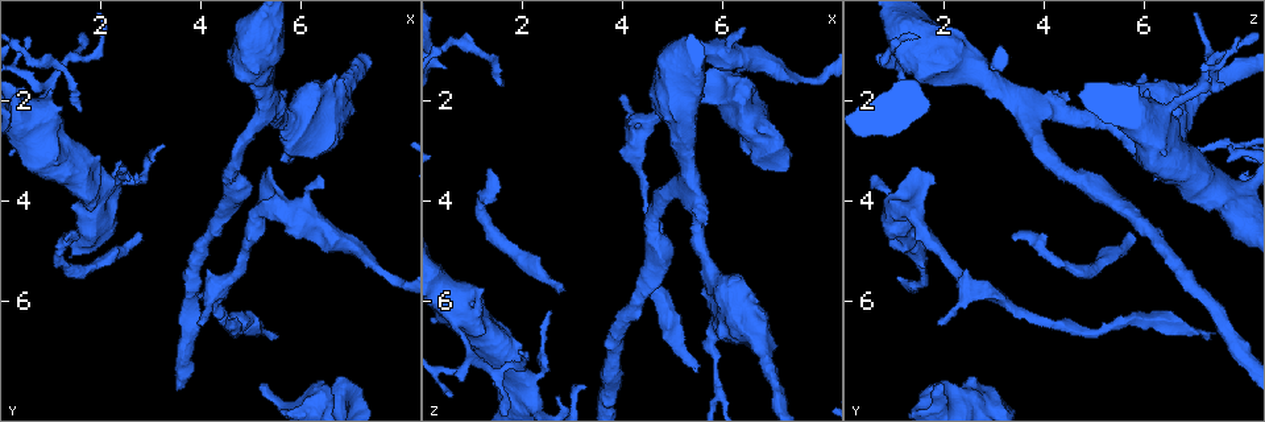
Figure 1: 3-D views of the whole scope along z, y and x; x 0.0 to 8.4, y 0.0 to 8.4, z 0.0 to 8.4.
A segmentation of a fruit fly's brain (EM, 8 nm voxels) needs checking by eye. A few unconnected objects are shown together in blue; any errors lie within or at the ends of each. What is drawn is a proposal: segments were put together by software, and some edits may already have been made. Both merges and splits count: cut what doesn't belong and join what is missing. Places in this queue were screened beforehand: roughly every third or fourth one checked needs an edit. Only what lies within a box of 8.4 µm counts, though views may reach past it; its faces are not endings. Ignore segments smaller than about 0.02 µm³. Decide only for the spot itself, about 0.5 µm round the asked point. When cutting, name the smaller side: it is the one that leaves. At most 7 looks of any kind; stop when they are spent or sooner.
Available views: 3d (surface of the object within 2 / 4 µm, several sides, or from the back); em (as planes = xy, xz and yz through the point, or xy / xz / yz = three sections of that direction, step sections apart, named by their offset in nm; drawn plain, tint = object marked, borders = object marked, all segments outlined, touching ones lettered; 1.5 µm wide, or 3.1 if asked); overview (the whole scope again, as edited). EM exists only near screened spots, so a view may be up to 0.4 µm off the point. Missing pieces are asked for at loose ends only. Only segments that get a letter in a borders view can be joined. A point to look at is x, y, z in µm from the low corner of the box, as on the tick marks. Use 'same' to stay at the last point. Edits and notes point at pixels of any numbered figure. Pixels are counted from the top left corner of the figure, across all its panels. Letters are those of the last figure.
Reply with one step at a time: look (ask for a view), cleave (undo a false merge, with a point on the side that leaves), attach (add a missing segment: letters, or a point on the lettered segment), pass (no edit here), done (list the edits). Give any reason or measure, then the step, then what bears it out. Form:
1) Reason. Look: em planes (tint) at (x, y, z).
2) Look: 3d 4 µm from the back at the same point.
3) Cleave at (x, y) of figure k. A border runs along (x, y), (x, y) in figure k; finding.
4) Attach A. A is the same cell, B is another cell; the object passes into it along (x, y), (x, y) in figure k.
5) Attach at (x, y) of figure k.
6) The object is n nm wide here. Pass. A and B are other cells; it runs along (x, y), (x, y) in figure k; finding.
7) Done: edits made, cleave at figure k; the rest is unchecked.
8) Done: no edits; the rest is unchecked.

Free end. Look: 3d 4 µm at (5.30, 7.65, 1.95).

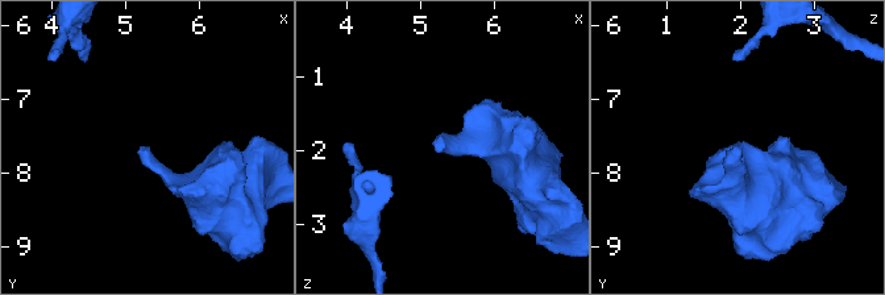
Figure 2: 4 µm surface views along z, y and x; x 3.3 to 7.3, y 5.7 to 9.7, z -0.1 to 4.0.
Look: em xz step 4 (tint) at (5.35, 7.65, 1.95).

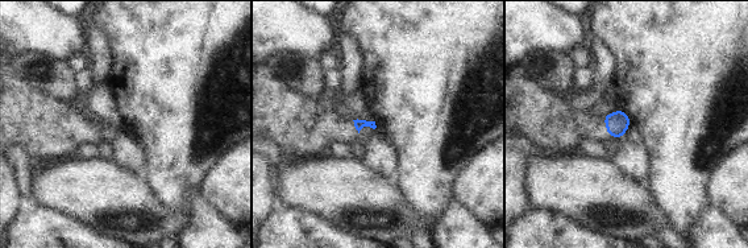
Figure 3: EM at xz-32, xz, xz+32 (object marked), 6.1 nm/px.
Another direction. Look: em planes (borders) at the same point.

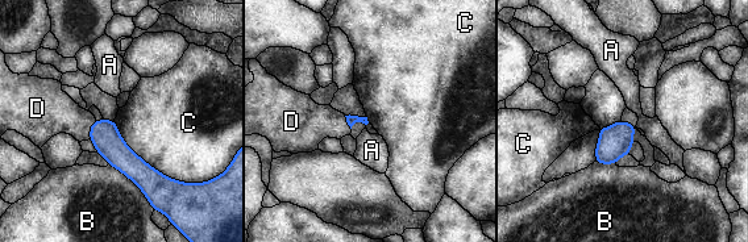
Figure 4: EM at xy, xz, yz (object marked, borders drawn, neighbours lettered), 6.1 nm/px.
Attach D. D is the same cell, A, B and C are other cells; the object passes into it along (104, 134), (90, 129), (53, 112) in figure 4; it goes on there.

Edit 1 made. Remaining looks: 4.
Redraw. Look: overview.

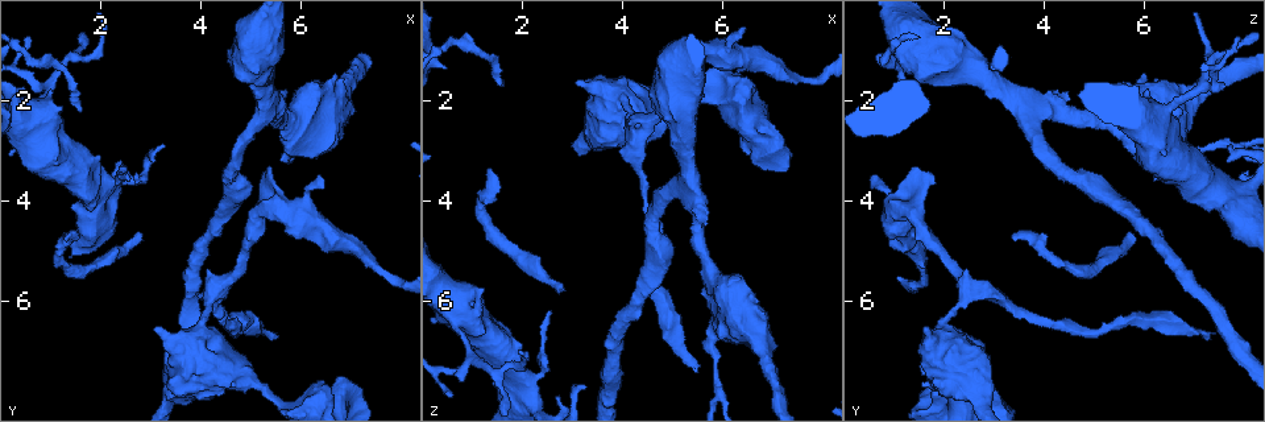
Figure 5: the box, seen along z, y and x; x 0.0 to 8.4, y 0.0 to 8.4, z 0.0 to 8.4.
Long arm stops here. Look: em planes (tint) at (5.50, 6.70, 7.40).

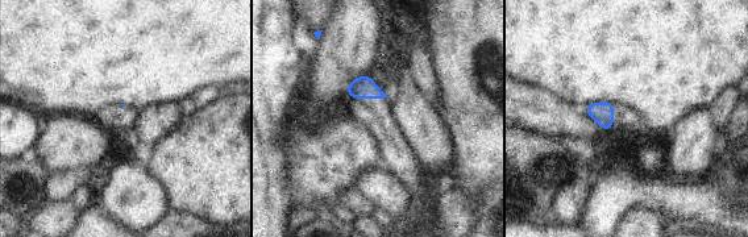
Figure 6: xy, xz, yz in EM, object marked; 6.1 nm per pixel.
Look: em planes (borders) at the same point.

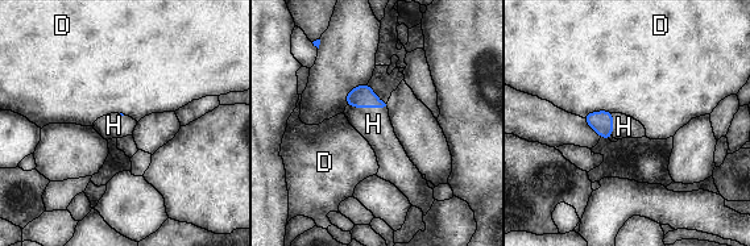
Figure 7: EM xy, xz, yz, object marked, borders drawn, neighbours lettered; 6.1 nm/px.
The longest contact is with H, 240 nm. Attach H. H is the same cell, D is another cell; it goes on there.

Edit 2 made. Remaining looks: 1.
Done: edits made, attach at figure 4, attach at figure 7; the rest is unchecked.

